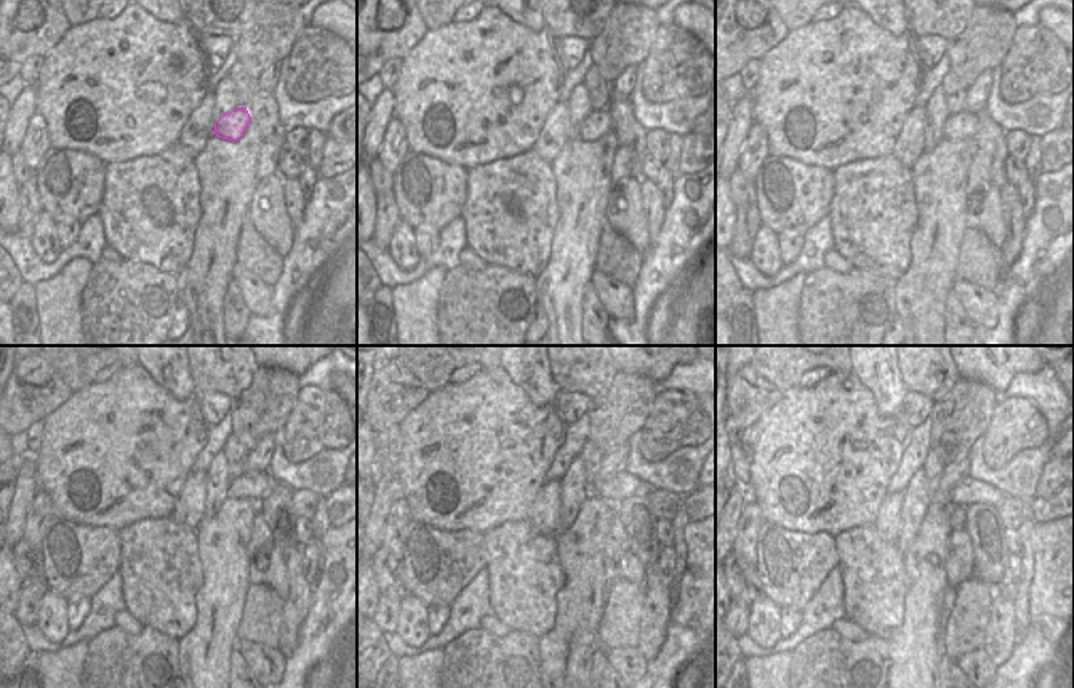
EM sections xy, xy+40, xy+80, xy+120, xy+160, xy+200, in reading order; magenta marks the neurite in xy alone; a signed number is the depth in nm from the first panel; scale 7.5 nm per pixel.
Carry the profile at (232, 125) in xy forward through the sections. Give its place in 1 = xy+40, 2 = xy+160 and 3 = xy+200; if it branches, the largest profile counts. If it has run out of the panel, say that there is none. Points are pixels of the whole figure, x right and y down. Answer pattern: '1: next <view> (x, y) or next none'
1: next xy+40 (597, 124)
2: next xy+160 (623, 485)
3: next xy+200 (983, 487)

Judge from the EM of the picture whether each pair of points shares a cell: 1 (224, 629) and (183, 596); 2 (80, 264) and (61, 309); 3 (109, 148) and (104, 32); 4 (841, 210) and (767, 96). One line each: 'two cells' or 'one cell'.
1: two cells
2: one cell
3: one cell
4: two cells

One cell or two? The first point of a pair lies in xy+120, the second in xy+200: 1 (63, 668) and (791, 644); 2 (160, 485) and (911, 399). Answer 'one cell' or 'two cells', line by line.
1: two cells
2: two cells

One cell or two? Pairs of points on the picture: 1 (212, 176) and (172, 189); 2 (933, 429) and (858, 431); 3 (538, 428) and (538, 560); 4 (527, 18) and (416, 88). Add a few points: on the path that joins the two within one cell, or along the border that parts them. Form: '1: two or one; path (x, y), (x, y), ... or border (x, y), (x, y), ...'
1: two; border (192, 159), (199, 181), (199, 220)
2: two; border (929, 416), (922, 424), (922, 444), (911, 464)
3: two; border (525, 519), (503, 522), (488, 530)
4: two; border (508, 16), (533, 31), (545, 28)

